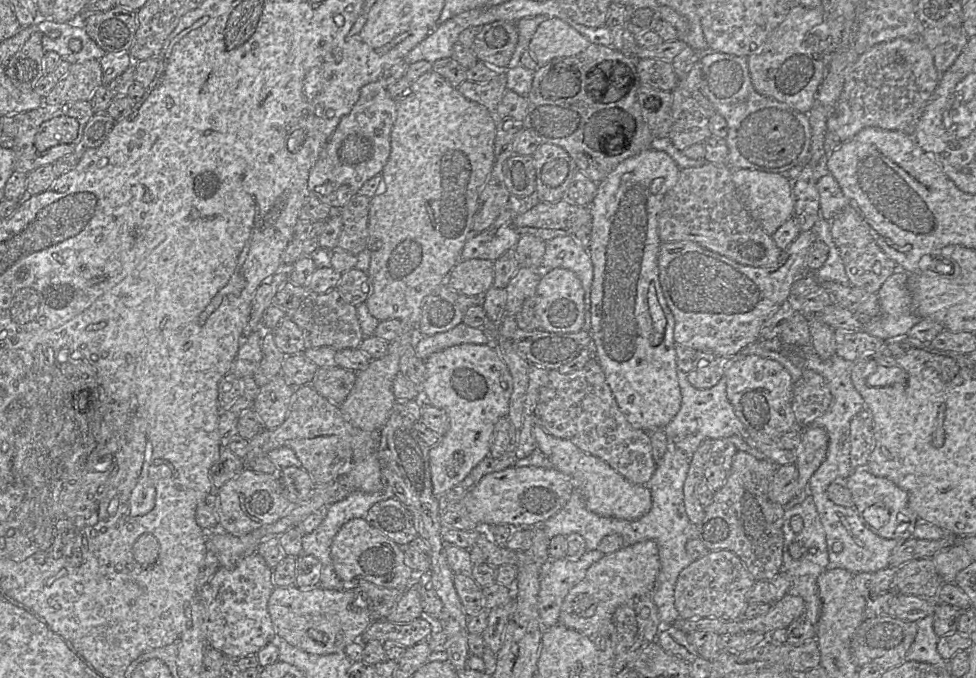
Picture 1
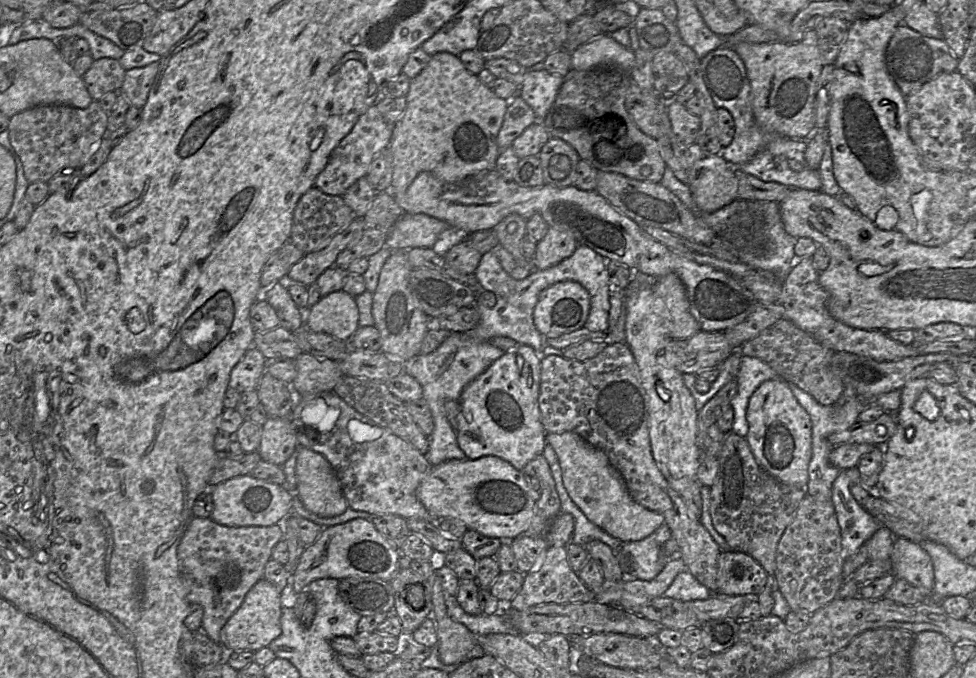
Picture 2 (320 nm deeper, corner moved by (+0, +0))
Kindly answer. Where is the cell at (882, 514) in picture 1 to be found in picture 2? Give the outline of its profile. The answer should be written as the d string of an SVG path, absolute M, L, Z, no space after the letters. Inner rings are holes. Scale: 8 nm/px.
M896 537L891 555L892 573L913 586L933 592L935 579L934 567L929 554L918 544L909 539Z

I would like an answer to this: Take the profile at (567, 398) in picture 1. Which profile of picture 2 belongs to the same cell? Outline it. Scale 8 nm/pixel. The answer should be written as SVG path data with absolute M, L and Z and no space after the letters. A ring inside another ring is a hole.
M614 343L585 361L570 360L562 356L549 355L541 360L539 392L541 421L547 433L574 432L593 446L603 450L611 464L621 473L632 498L640 505L661 513L676 540L678 555L686 569L712 594L717 592L718 544L702 523L693 519L681 495L676 492L663 476L652 455L649 437L648 395L643 388L639 367L626 343Z

